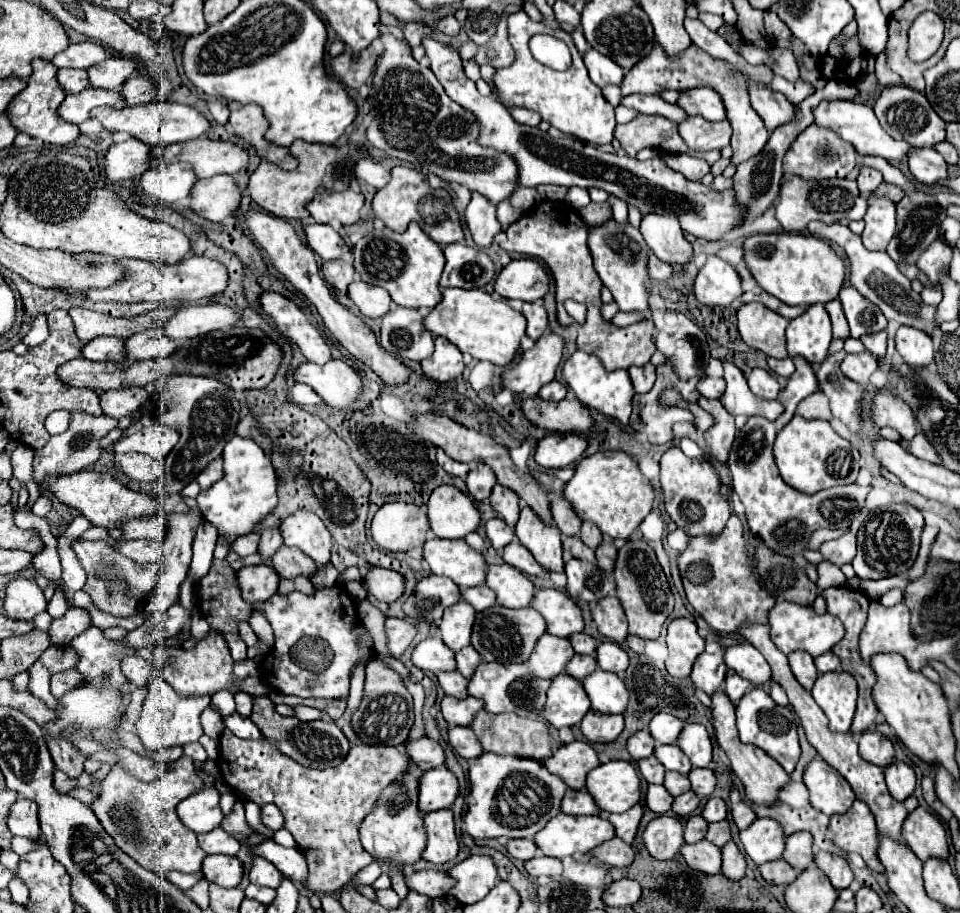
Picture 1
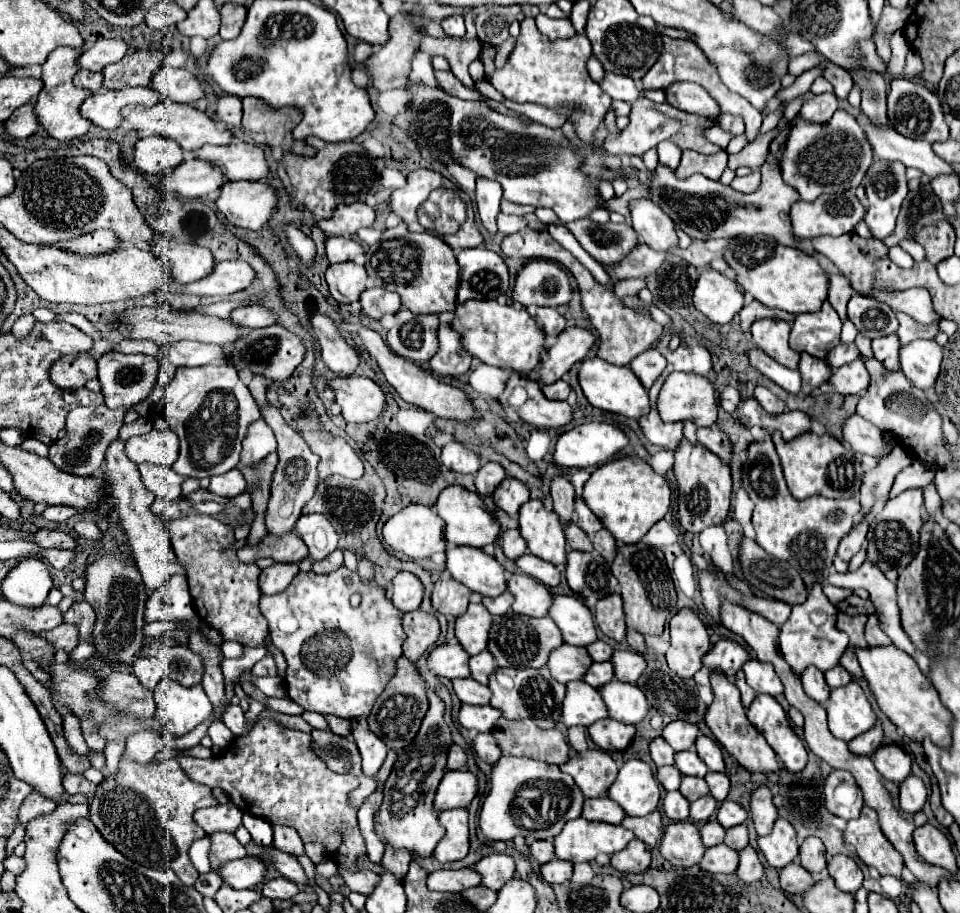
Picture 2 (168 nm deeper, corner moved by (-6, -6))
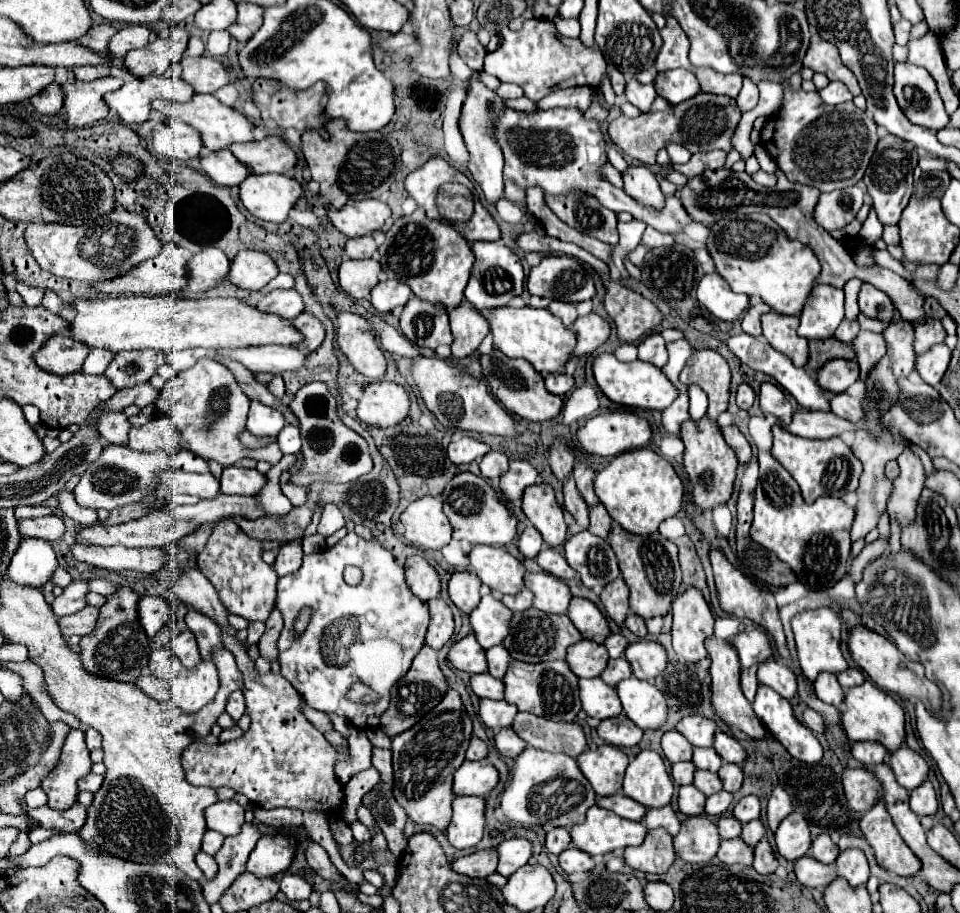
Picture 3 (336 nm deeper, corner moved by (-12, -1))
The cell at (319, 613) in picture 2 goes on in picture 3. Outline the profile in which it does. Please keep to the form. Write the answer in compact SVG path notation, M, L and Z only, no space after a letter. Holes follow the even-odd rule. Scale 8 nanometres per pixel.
M347 533L345 539L341 539L333 549L303 557L303 565L299 571L285 575L277 581L277 609L285 619L285 627L277 643L281 675L289 683L293 683L293 687L305 697L305 701L313 709L323 713L337 713L361 729L379 727L376 725L379 725L381 713L389 705L389 693L393 685L409 671L413 657L423 647L429 623L427 603L419 601L409 591L405 583L405 571L401 565L397 565L395 557L377 541L363 541L355 533ZM347 565L355 565L363 571L363 581L355 587L343 581L343 569ZM303 609L311 609L311 619L307 623L307 629L299 635L295 633L293 623ZM357 681L377 691L379 699L371 705L349 701L349 687Z

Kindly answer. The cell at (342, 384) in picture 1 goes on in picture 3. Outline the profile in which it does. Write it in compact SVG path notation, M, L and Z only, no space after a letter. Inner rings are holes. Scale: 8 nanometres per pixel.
M379 379L363 387L359 419L371 427L393 427L409 413L407 391L391 381Z

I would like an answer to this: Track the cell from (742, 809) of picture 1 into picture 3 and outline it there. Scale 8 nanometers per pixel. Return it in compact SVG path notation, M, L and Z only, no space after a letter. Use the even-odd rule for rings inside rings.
M775 787L771 797L769 797L769 803L767 803L767 823L769 823L769 829L777 831L781 819L785 819L791 813L791 809L793 809L791 807L791 799L785 793L785 789Z

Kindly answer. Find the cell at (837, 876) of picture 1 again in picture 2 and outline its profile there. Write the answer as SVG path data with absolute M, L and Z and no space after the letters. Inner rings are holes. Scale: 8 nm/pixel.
M837 854L837 856L833 856L829 860L827 868L829 868L829 874L835 880L835 884L837 884L839 890L855 894L861 888L863 872L861 872L861 868L857 866L857 862L853 858Z

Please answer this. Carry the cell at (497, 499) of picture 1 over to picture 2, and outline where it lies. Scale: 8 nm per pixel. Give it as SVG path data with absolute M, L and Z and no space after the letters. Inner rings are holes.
M507 476L493 492L493 502L497 508L505 510L509 516L515 516L521 508L521 504L525 504L529 500L529 488L527 484L519 484L519 480Z

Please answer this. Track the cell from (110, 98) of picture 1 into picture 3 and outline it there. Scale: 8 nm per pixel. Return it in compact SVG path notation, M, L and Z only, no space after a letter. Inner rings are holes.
M143 77L125 83L117 91L107 93L103 99L107 107L115 111L119 119L131 127L147 121L151 111L151 99L189 101L191 97L193 97L193 89L183 79Z

